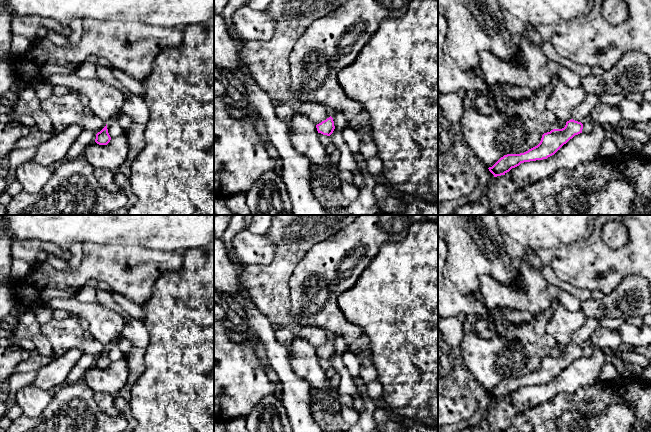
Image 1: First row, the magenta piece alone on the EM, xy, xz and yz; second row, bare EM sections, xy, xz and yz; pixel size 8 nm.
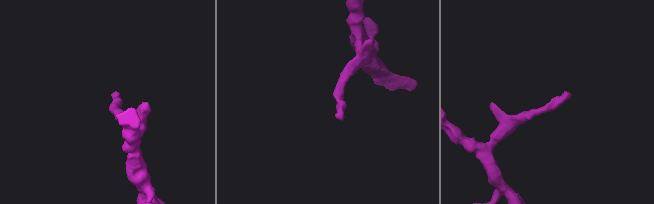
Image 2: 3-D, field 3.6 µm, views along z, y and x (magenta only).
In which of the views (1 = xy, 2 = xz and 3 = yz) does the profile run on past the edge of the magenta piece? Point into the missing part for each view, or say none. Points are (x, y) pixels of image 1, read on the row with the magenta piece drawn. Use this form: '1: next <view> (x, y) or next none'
1: next none
2: next none
3: next yz (579, 112)

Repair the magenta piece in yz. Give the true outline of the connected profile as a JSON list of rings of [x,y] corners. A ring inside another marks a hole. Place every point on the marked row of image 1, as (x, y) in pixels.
[[[588,93],[584,99],[576,105],[571,112],[571,120],[566,122],[562,129],[553,129],[542,135],[540,143],[520,154],[507,154],[501,157],[489,171],[494,177],[505,175],[512,168],[521,163],[543,160],[554,155],[564,144],[575,135],[582,133],[585,117],[589,116],[592,109],[599,104],[599,95]]]

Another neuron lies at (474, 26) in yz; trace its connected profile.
[[[438,0],[438,14],[442,14],[448,23],[445,50],[461,70],[471,70],[480,74],[480,53],[490,51],[504,61],[518,61],[518,40],[506,28],[502,8],[497,0]]]

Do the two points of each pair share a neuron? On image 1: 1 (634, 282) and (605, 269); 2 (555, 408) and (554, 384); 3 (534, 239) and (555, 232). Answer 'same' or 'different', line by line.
1: different
2: different
3: same

